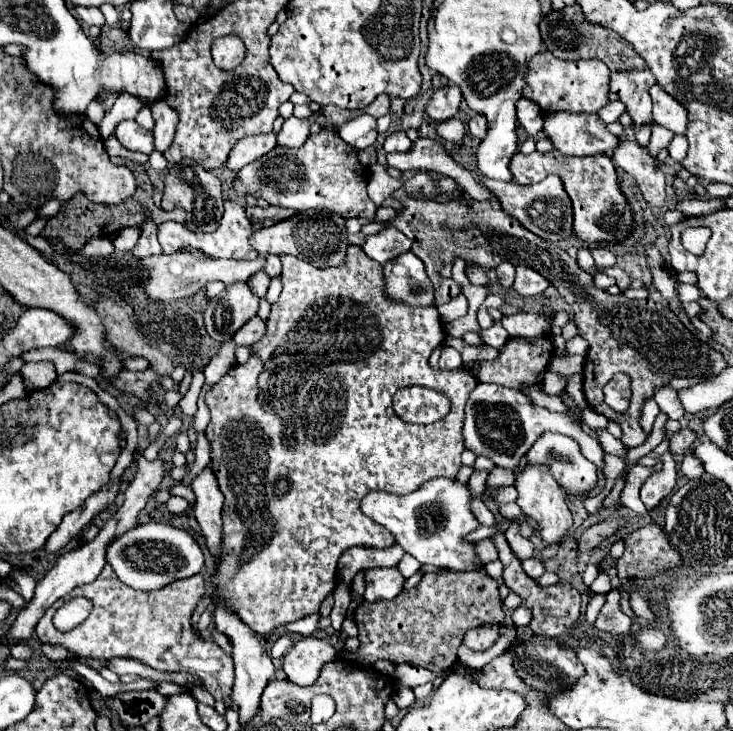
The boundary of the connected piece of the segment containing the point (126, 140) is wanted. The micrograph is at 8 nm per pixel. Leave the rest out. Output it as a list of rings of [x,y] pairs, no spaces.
[[[135,120],[119,122],[119,126],[115,128],[115,136],[127,150],[135,150],[135,152],[143,152],[143,154],[151,154],[155,150],[153,134],[145,128],[141,128]]]

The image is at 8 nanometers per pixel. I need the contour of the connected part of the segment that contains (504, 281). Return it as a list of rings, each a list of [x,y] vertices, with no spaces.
[[[503,262],[495,270],[502,287],[504,289],[510,288],[515,280],[515,266],[510,262]]]

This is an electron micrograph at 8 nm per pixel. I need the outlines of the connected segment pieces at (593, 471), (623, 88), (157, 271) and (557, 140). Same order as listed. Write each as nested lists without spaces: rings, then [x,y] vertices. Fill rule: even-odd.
[[[547,432],[541,440],[543,440],[541,444],[531,446],[529,454],[533,456],[533,460],[527,460],[527,466],[539,466],[539,462],[549,466],[551,476],[567,494],[567,498],[589,496],[591,490],[597,488],[597,468],[579,452],[579,444],[565,434],[553,434],[553,432]]]
[[[649,70],[611,72],[611,92],[615,92],[619,100],[627,106],[627,114],[633,120],[633,128],[653,122],[651,98],[647,92],[653,84],[653,74],[649,74]]]
[[[177,252],[171,256],[149,256],[141,260],[141,268],[147,270],[147,280],[143,280],[143,290],[149,298],[155,300],[177,300],[187,298],[205,288],[209,282],[219,280],[223,284],[247,282],[253,274],[265,268],[265,256],[257,256],[255,260],[211,260],[211,258],[195,258],[187,252]]]
[[[553,112],[545,116],[543,132],[567,156],[607,154],[619,144],[619,138],[605,128],[597,114]]]

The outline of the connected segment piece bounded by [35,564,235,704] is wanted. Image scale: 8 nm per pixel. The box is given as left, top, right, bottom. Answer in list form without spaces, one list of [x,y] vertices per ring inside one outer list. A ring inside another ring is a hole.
[[[107,564],[95,582],[79,586],[69,594],[69,600],[85,596],[93,602],[91,614],[79,626],[75,626],[71,632],[55,630],[51,622],[53,614],[67,602],[65,598],[59,598],[53,606],[49,606],[43,612],[35,632],[41,642],[57,642],[81,658],[133,658],[159,672],[189,672],[203,682],[203,688],[211,692],[215,700],[231,704],[231,688],[235,678],[233,658],[227,652],[223,652],[213,638],[199,636],[191,626],[191,616],[203,594],[205,580],[201,574],[189,576],[185,580],[175,580],[163,586],[161,590],[141,592],[133,590],[131,586],[125,586],[117,578],[113,568]]]

